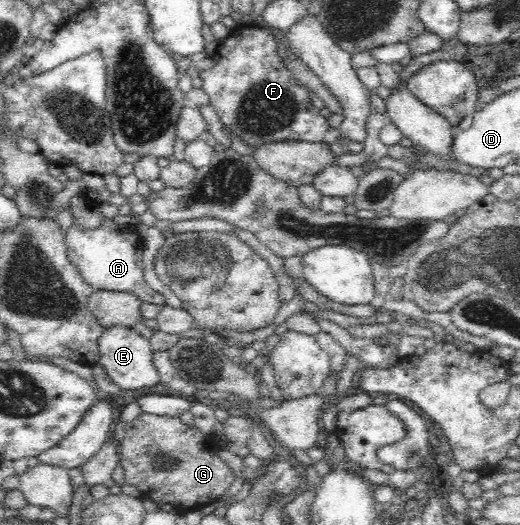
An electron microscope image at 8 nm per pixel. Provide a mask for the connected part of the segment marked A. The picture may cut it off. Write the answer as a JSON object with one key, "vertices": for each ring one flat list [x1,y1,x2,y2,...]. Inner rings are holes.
{"vertices":[[85,194,76,195,71,201,65,228,68,257,88,285,99,291,133,293,142,303,165,304,165,298,151,290,145,282,142,248,144,240,136,226,120,225,102,215,98,201]]}

